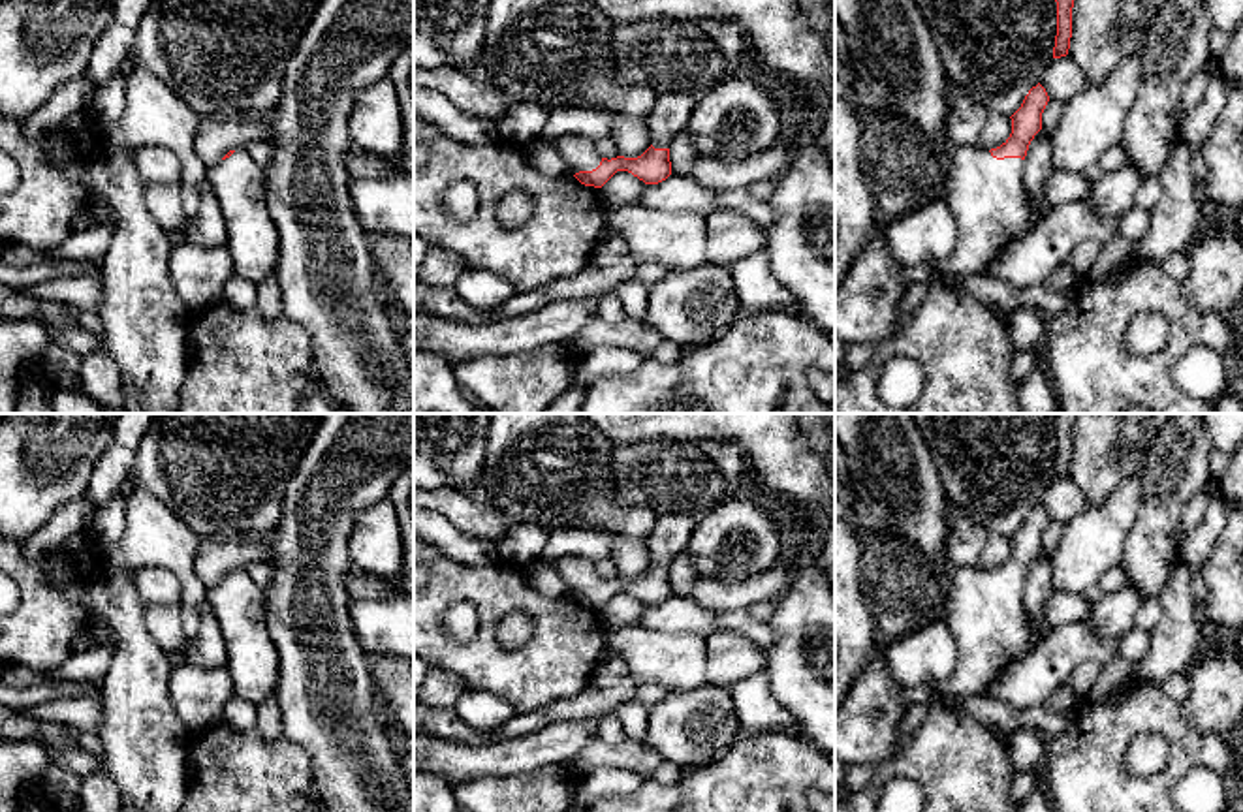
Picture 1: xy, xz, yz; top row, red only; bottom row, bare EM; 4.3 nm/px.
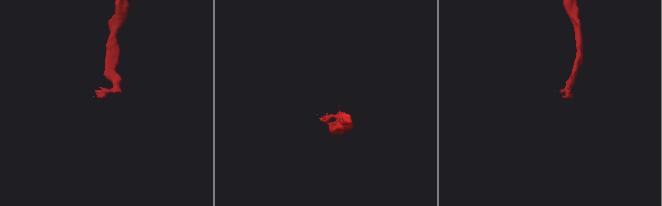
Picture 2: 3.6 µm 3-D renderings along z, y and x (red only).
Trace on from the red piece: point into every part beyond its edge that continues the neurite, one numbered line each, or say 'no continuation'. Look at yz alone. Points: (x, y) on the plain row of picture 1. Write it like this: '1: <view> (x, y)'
1: yz (988, 617)

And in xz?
1: xz (672, 532)
2: xz (580, 574)

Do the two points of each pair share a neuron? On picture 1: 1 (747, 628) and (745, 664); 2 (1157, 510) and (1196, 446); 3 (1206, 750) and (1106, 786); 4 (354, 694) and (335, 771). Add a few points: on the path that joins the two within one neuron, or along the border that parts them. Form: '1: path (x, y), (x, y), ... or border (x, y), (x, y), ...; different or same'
1: border (715, 628), (741, 632), (760, 649); different
2: path (1164, 495), (1168, 480), (1181, 461); same
3: path (1181, 762), (1157, 786), (1131, 786); same
4: path (341, 713), (341, 752); same

